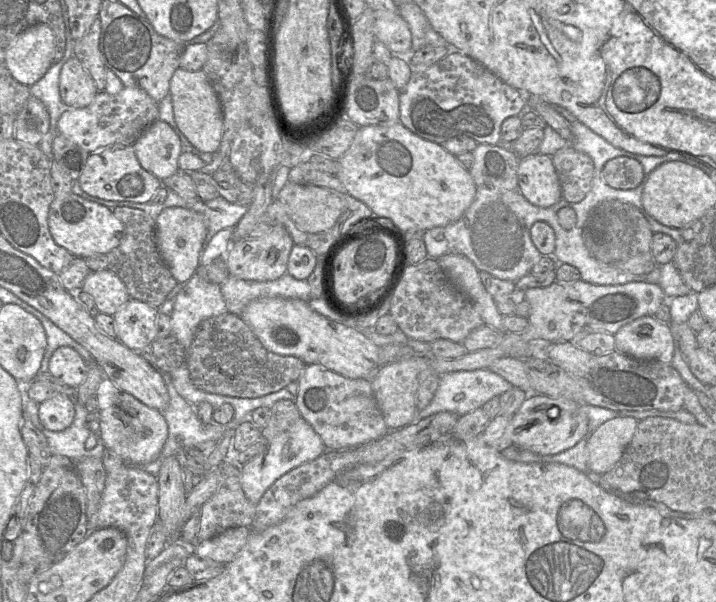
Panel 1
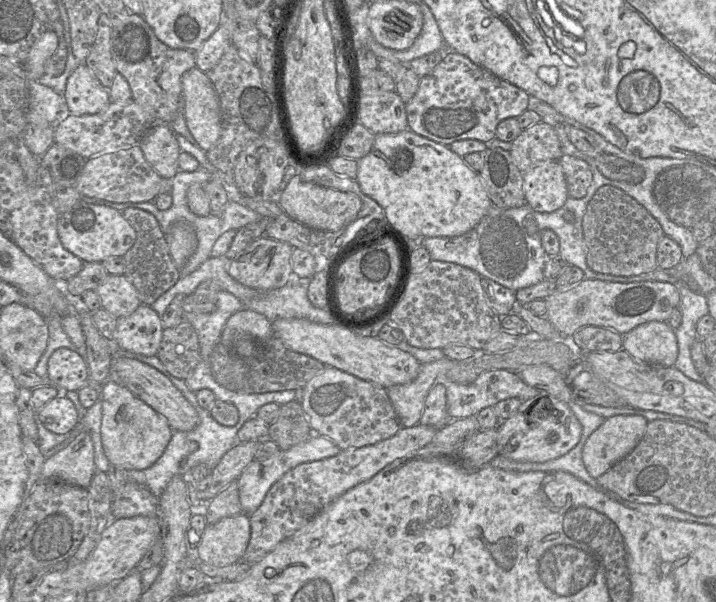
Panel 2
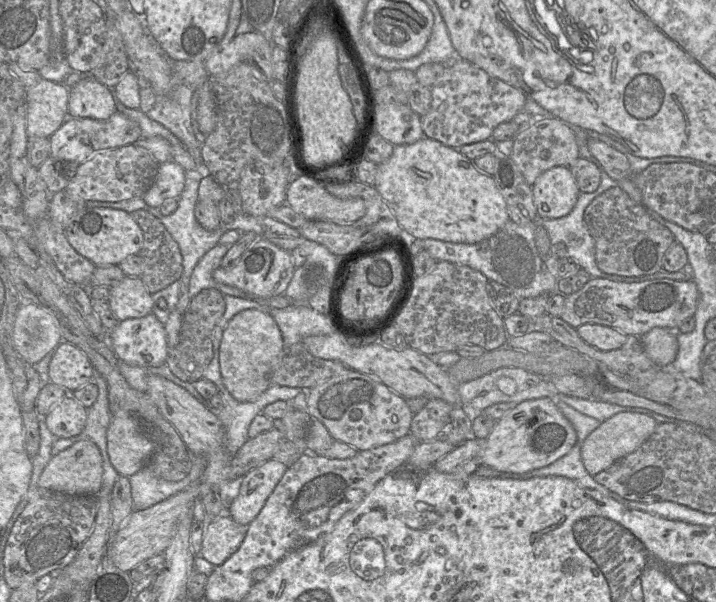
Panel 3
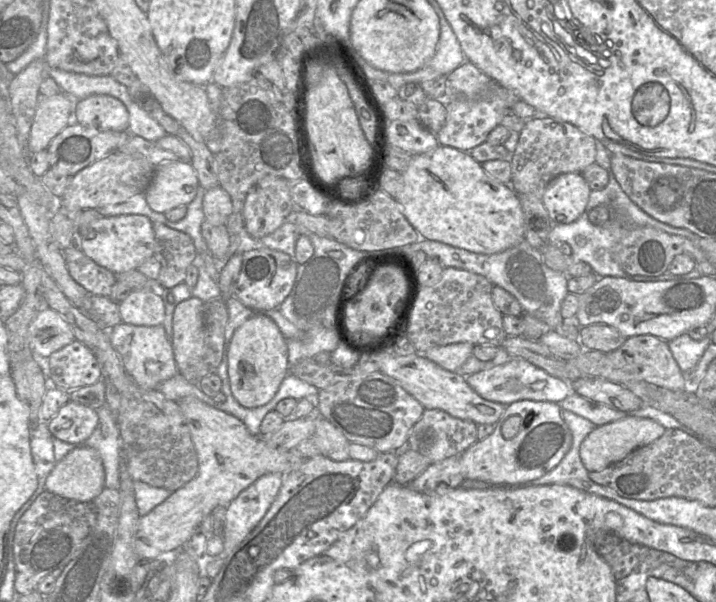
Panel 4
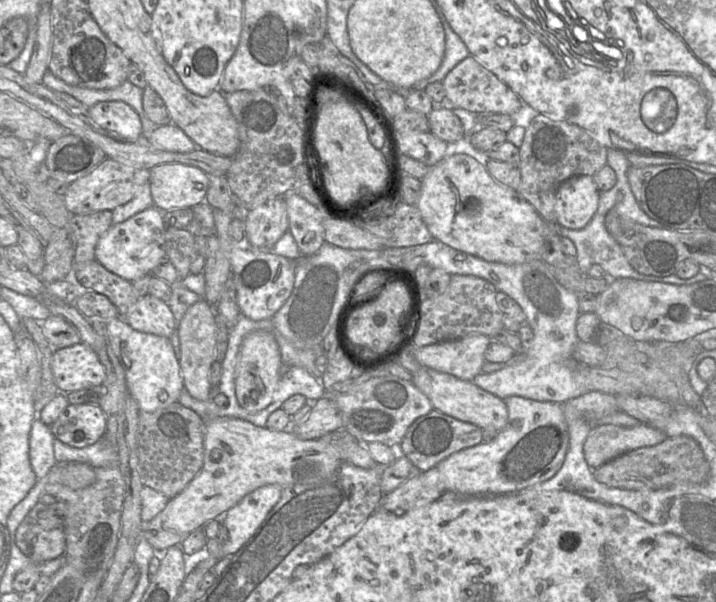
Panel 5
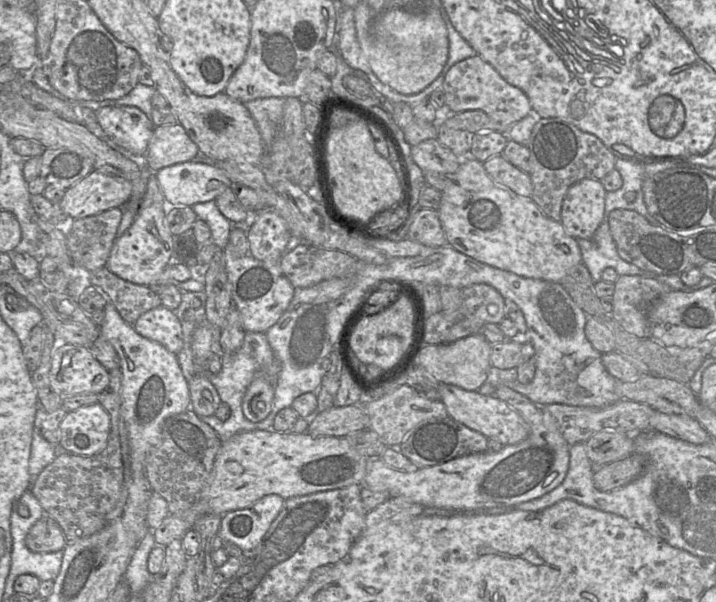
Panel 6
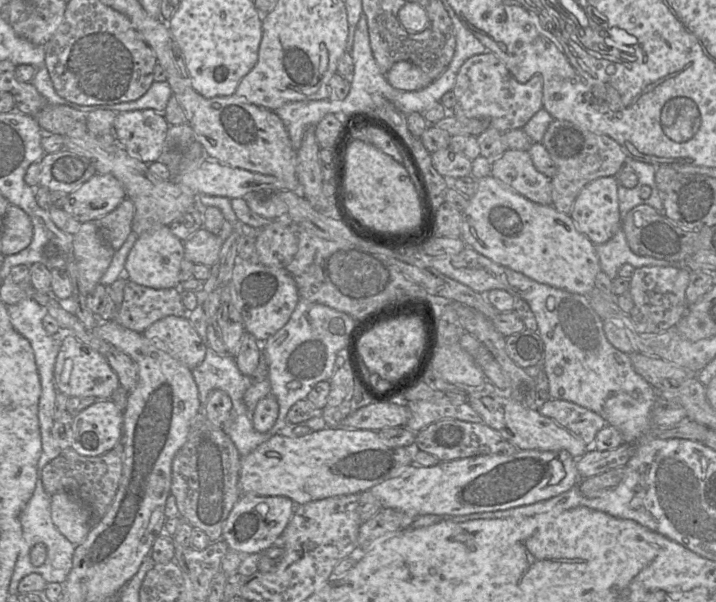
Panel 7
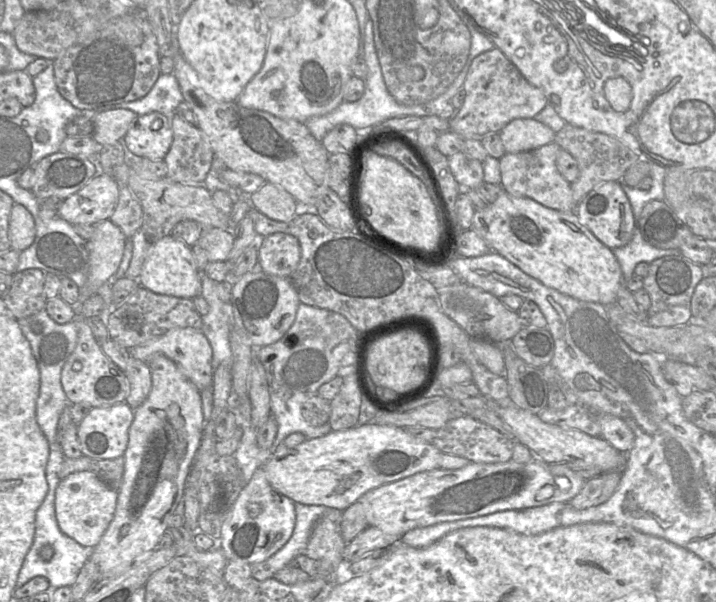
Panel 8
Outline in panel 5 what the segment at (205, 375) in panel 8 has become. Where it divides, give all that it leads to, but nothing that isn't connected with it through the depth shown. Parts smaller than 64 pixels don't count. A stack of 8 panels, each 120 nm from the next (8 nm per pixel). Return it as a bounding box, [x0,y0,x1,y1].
[123,294,175,338]

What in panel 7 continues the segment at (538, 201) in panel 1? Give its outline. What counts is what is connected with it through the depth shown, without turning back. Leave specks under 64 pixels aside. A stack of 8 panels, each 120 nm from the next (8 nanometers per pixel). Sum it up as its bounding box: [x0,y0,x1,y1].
[571,177,621,245]

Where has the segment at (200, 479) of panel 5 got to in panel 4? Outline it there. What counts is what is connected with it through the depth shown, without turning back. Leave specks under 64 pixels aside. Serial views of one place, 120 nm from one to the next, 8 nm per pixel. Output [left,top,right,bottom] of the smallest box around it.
[134,396,304,559]

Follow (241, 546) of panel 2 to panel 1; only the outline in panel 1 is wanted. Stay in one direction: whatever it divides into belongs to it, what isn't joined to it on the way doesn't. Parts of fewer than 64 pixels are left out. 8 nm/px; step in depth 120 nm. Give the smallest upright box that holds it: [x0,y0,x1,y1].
[193,527,250,563]

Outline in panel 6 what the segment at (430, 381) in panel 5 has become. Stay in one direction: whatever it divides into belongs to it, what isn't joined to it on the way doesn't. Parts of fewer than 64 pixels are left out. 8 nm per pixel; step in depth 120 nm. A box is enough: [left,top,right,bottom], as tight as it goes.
[439,384,530,446]

